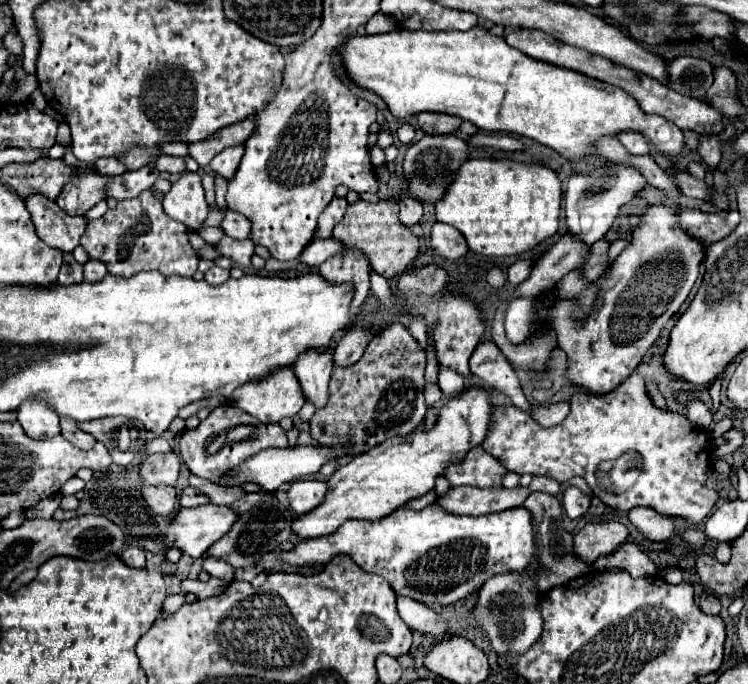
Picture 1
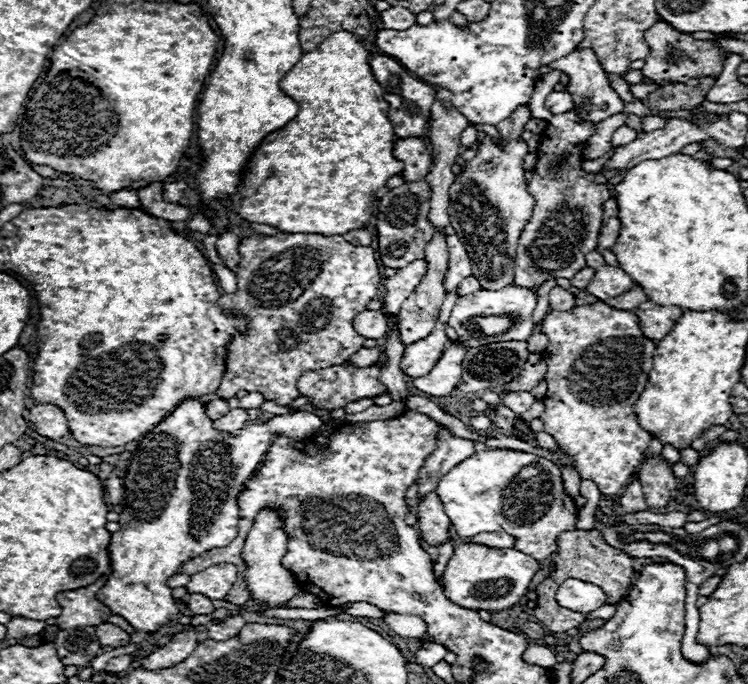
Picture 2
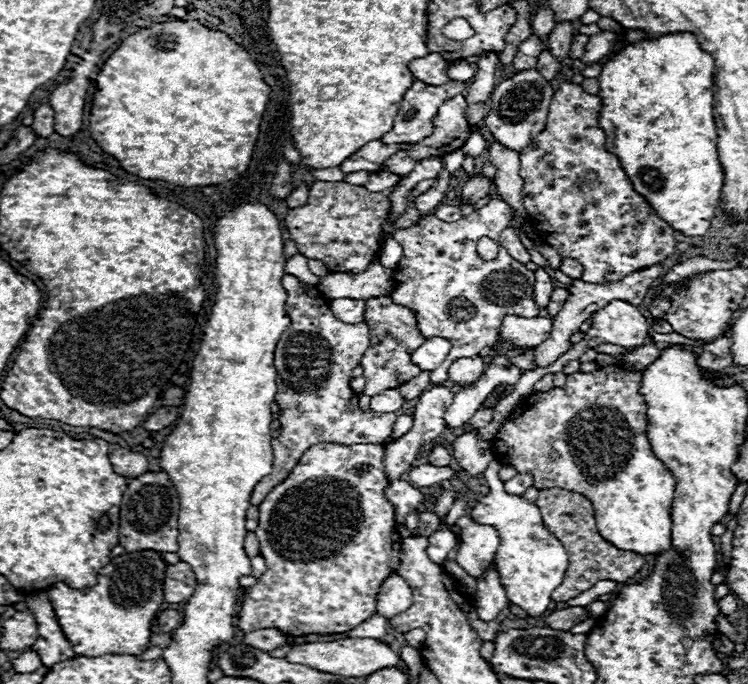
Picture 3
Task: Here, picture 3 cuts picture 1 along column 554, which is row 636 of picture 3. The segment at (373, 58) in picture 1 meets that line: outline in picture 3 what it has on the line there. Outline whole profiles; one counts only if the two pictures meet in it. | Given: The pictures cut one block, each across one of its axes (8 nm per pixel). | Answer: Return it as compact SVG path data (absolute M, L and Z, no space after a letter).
M124 552L110 560L98 574L98 584L76 590L68 584L54 584L46 594L56 610L58 622L72 642L78 656L104 654L140 654L148 648L152 634L152 620L164 604L164 574L166 562L160 552Z

